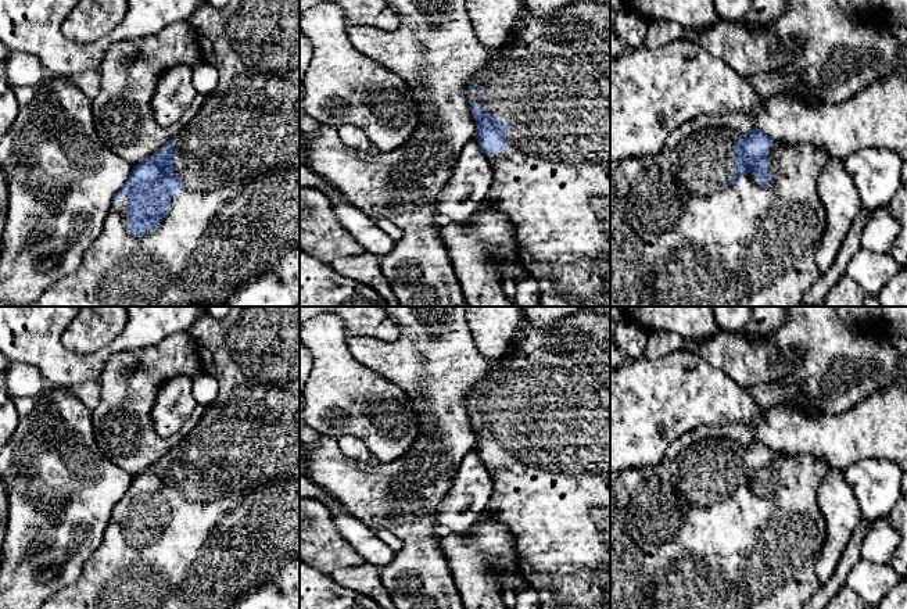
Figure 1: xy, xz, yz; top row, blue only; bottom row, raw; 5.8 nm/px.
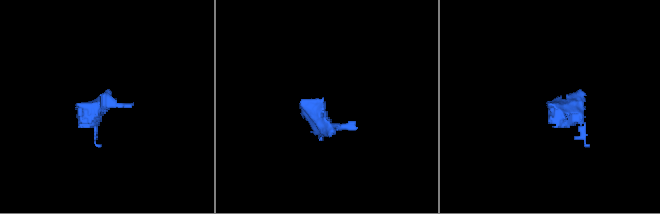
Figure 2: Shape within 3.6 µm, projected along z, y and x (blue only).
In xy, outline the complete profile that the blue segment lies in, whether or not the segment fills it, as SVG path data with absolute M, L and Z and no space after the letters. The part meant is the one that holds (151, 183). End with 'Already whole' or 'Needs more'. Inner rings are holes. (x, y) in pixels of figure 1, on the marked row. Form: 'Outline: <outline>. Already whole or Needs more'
Outline: M229 0L221 8L204 4L189 22L196 29L201 60L214 65L219 74L216 87L205 97L198 114L175 137L133 166L111 201L101 234L85 251L80 268L47 287L29 307L300 307L300 0Z. Needs more

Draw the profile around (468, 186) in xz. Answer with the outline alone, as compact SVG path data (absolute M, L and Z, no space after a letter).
M476 139L460 150L448 182L435 201L440 223L467 221L487 198L492 183L490 162Z

